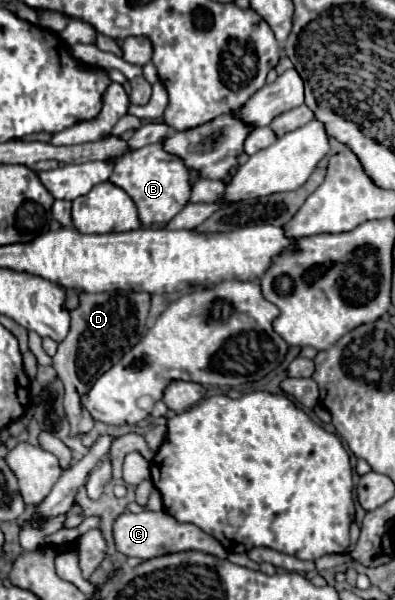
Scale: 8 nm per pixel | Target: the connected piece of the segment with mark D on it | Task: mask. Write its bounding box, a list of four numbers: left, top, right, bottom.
[53,292,149,434]

